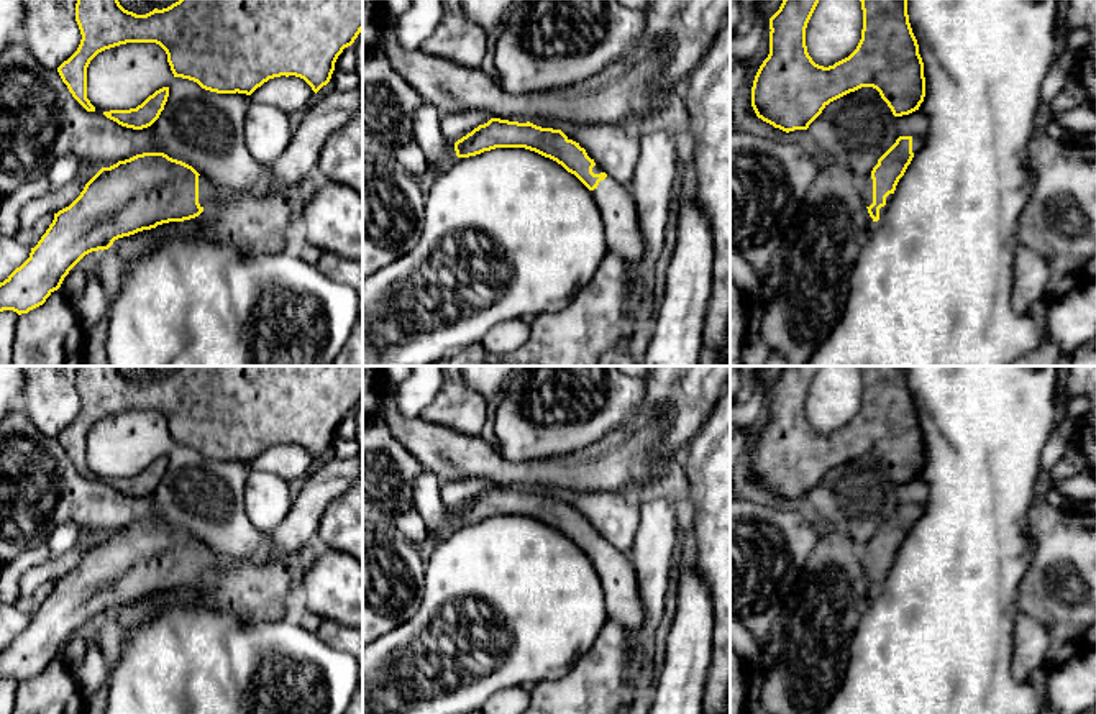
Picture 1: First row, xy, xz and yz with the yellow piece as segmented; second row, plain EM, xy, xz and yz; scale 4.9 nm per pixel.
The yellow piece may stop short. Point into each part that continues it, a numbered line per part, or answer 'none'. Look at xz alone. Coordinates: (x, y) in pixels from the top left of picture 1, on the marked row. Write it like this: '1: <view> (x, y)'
1: xz (622, 233)

